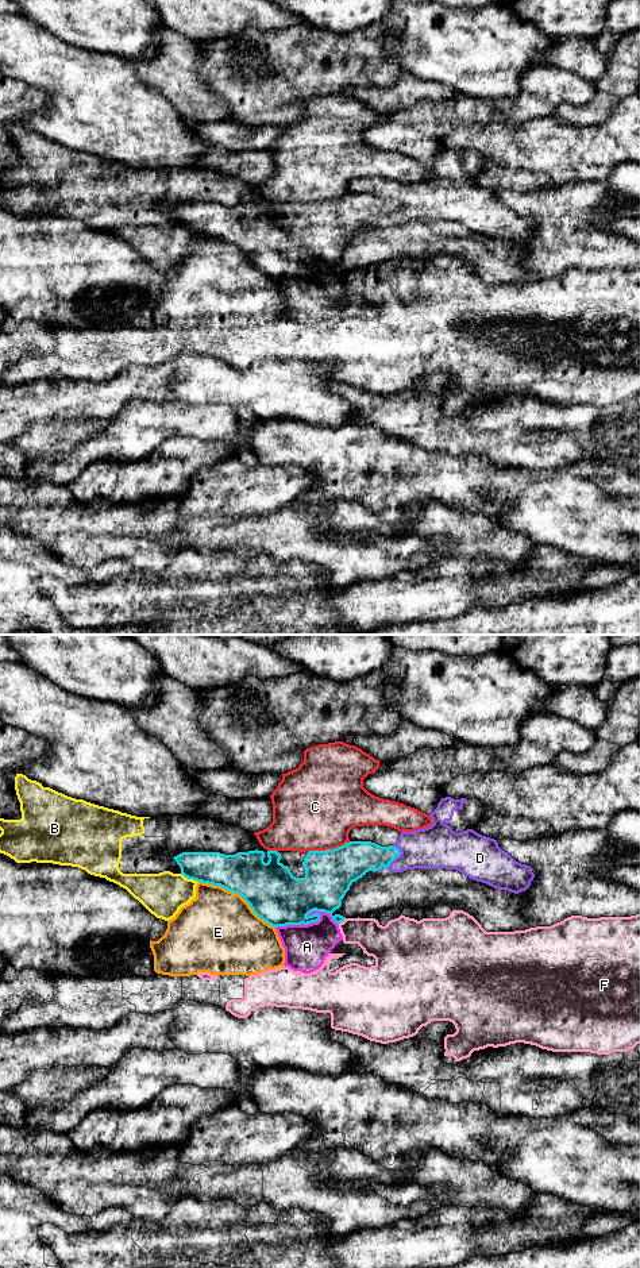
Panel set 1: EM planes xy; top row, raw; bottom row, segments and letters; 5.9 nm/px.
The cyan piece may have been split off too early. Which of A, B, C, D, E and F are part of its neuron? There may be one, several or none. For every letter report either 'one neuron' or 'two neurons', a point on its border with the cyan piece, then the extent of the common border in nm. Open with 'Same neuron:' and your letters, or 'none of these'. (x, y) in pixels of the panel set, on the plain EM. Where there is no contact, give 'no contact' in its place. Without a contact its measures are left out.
Same neuron: none of these
A: two neurons | xy (308, 274) | 380 nm
B: two neurons | xy (189, 230) | 120 nm
C: two neurons | xy (328, 201) | 260 nm
D: two neurons | xy (392, 212) | 180 nm
E: two neurons | xy (238, 245) | 550 nm
F: two neurons | xy (342, 273) | 70 nm

